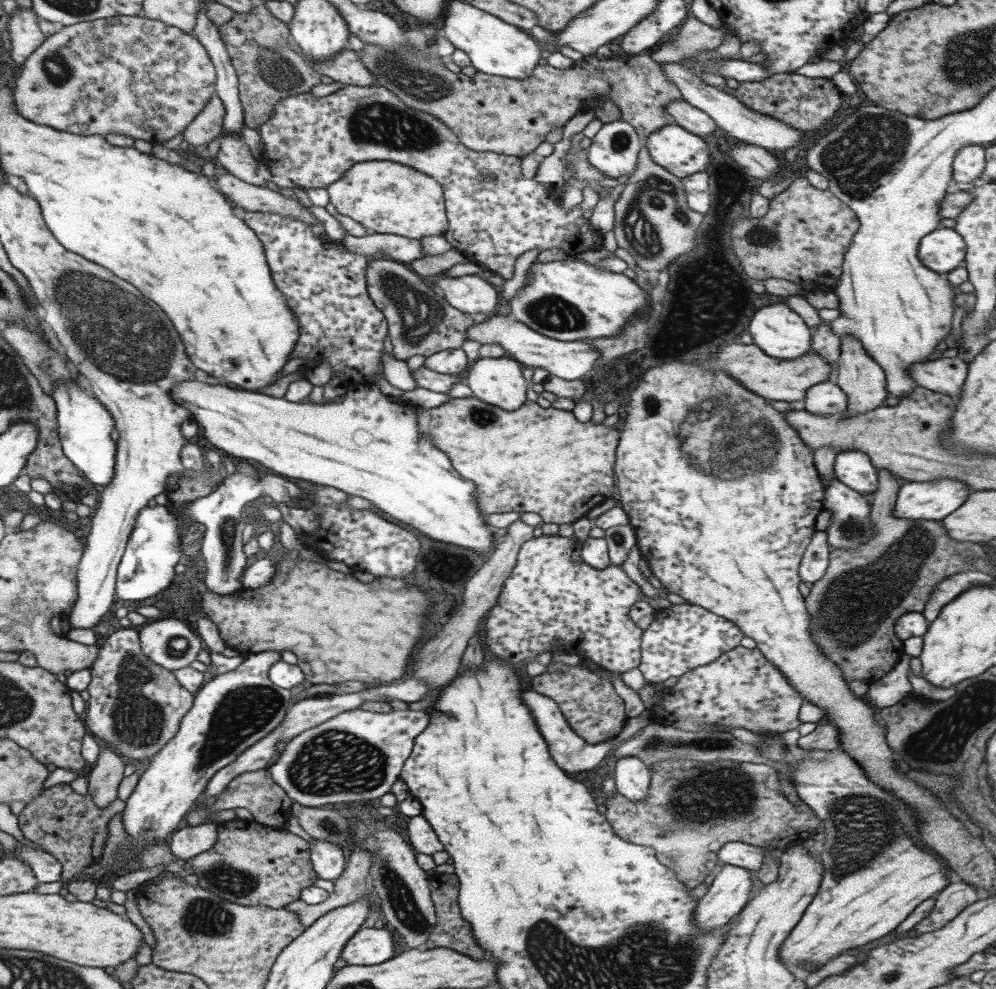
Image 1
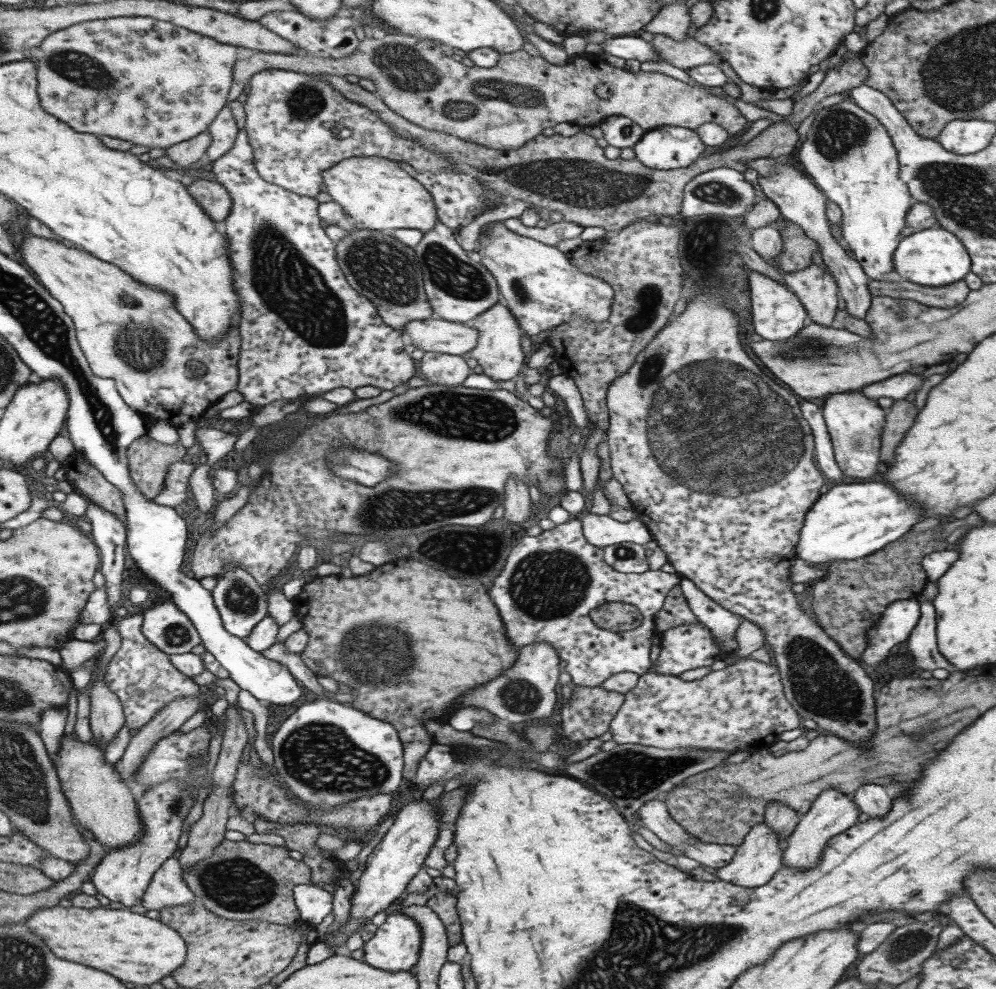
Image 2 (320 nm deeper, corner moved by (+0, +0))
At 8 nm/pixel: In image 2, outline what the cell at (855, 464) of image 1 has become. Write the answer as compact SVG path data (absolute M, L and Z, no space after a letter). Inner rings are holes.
M859 391L828 395L821 408L824 425L832 446L837 468L851 478L871 478L880 470L879 442L885 424L883 409Z

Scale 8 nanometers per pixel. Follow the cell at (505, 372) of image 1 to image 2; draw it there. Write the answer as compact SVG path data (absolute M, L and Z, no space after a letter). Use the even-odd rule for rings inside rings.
M496 303L489 310L479 314L478 317L471 318L471 321L464 323L476 330L475 346L462 354L464 359L473 358L485 376L492 380L509 380L516 378L520 366L527 359L527 354L523 353L521 348L522 330L515 318L509 314L505 306Z

